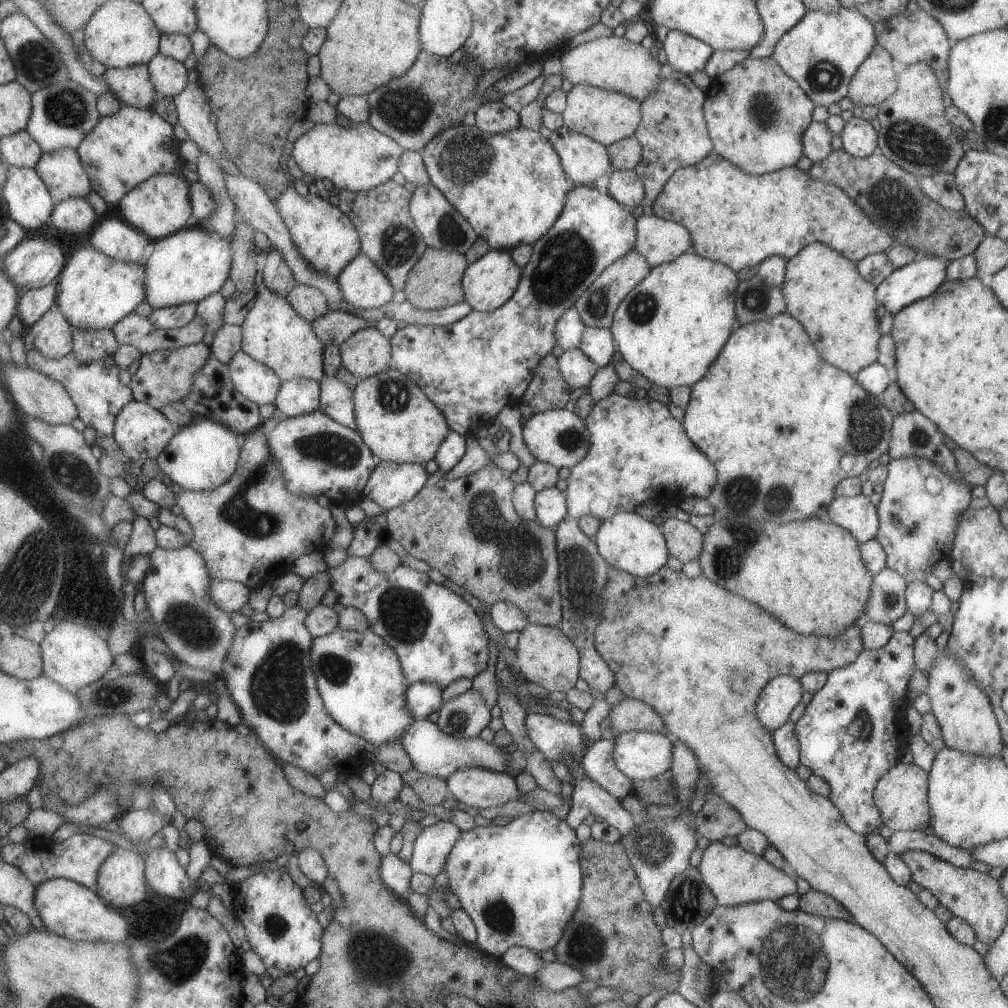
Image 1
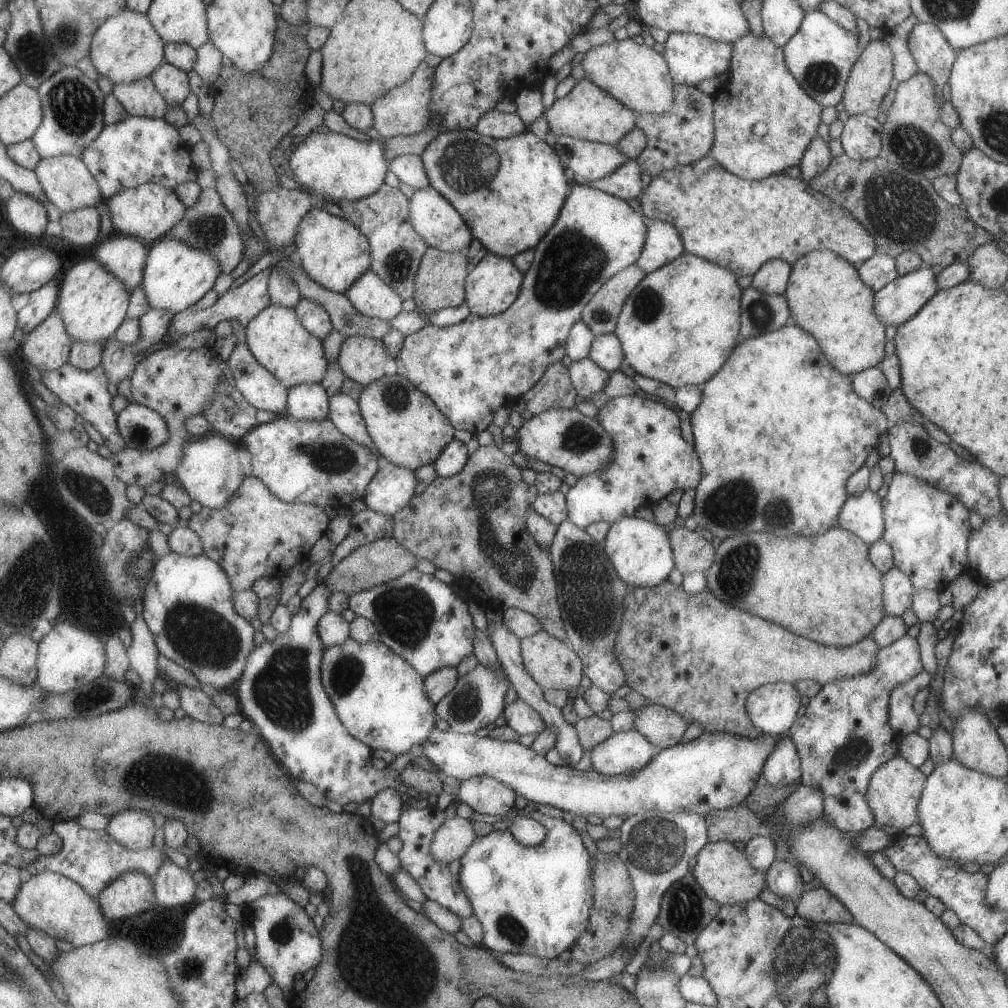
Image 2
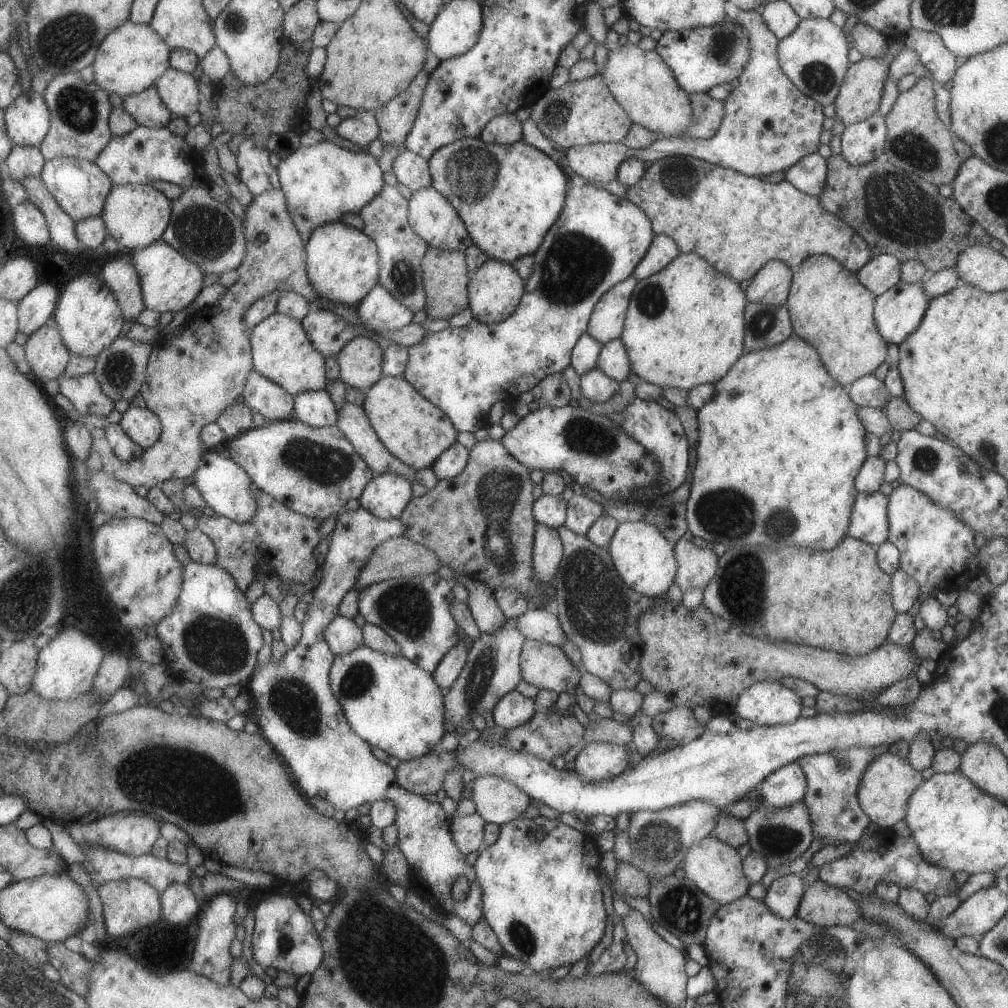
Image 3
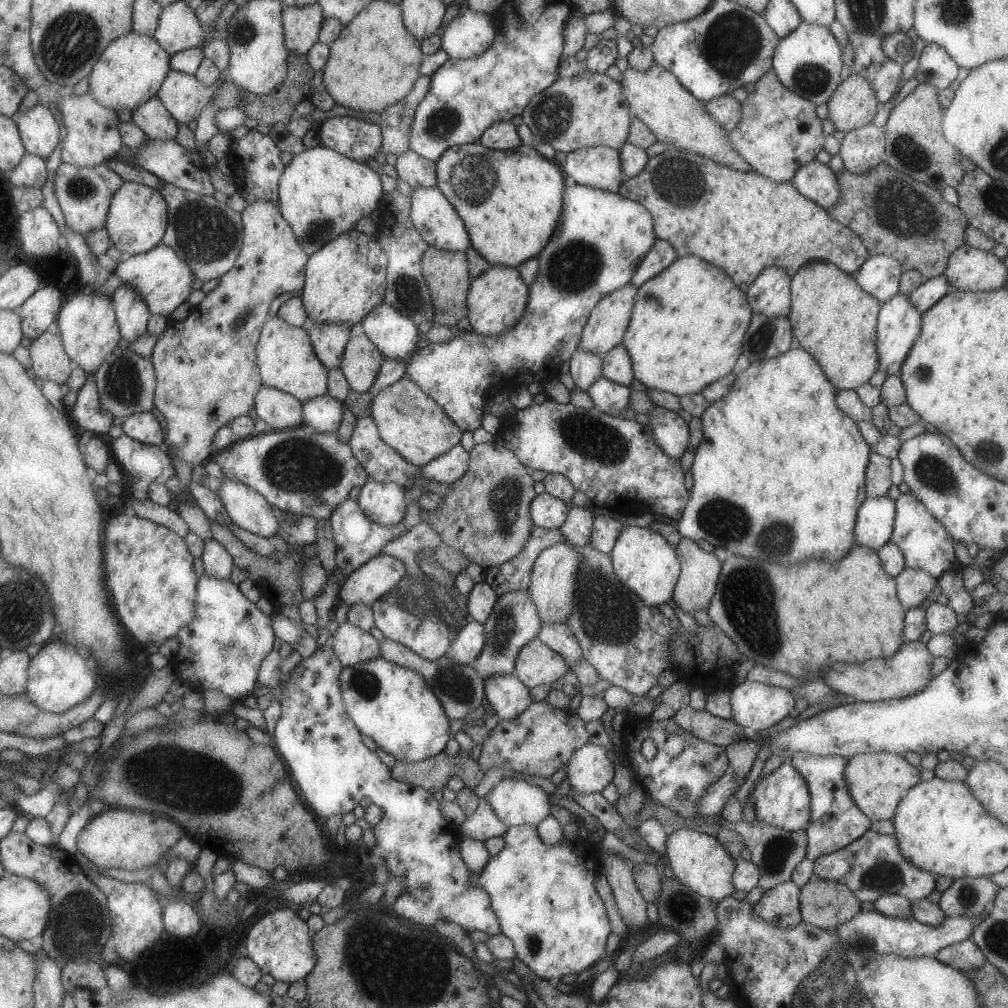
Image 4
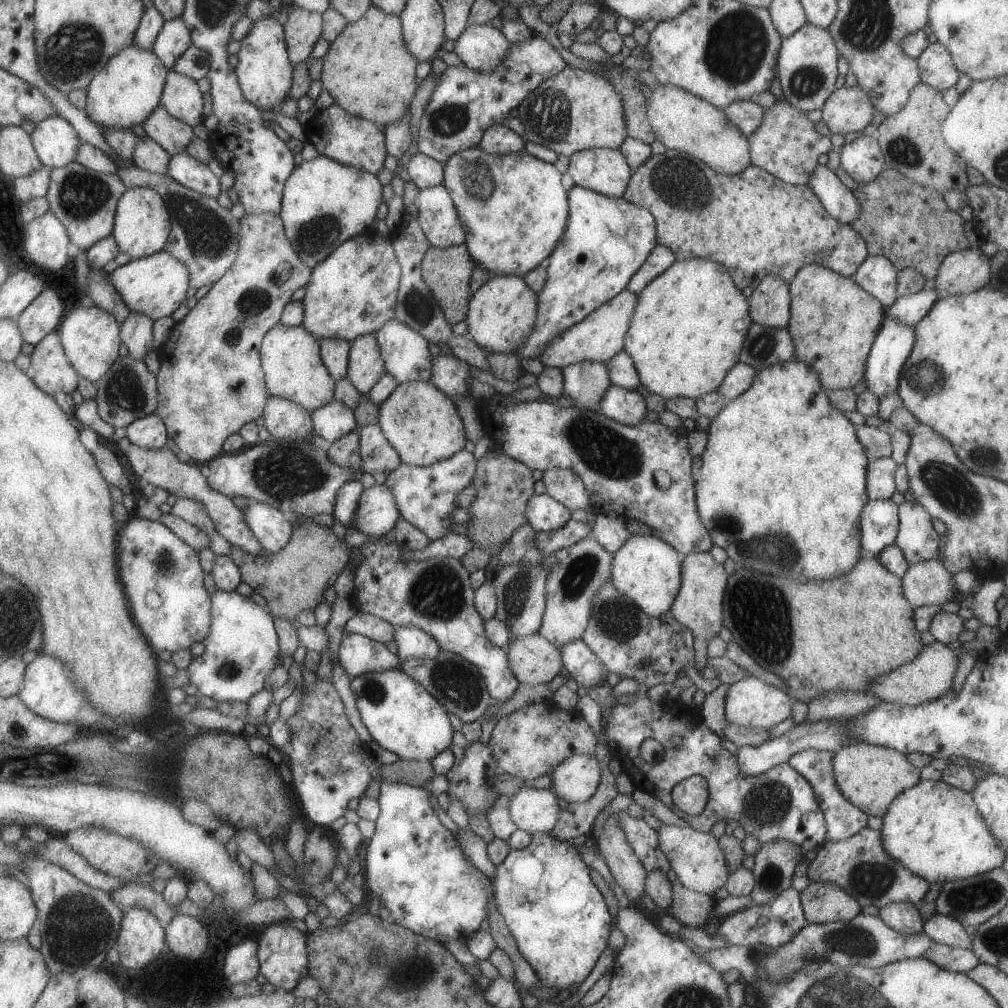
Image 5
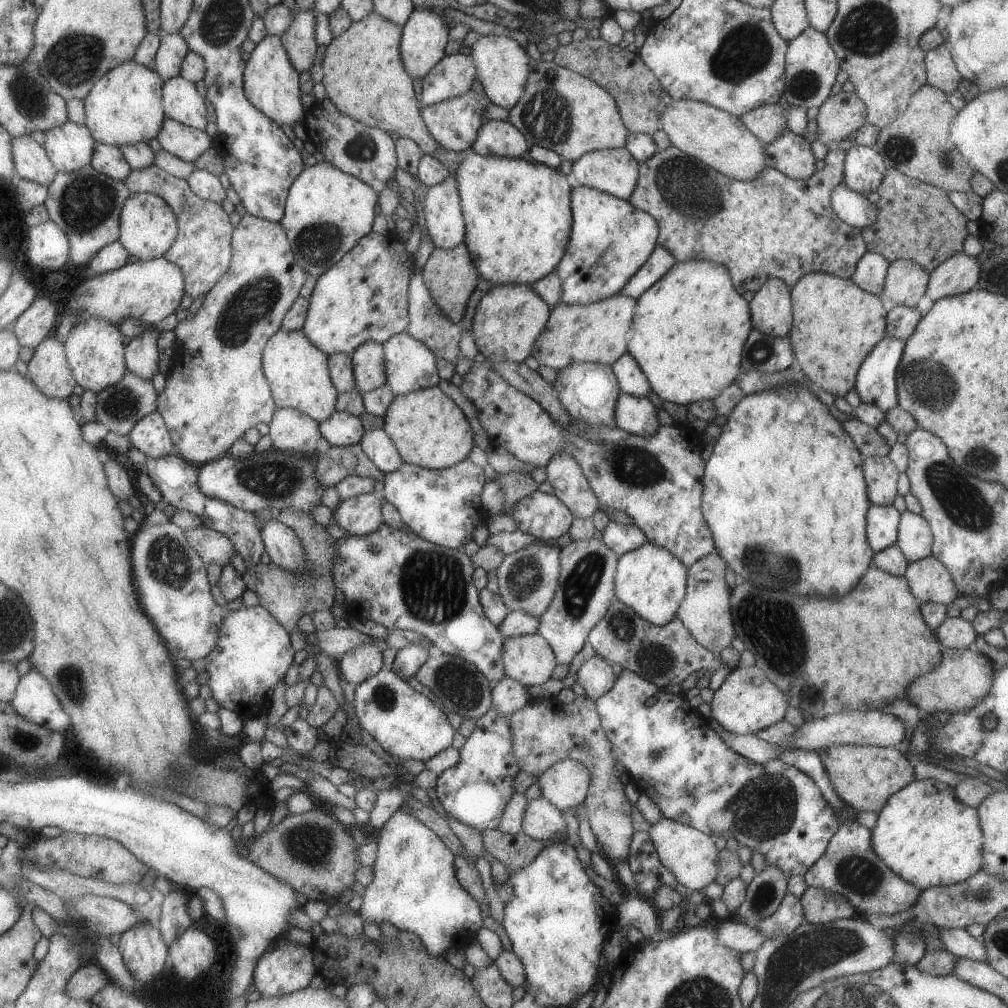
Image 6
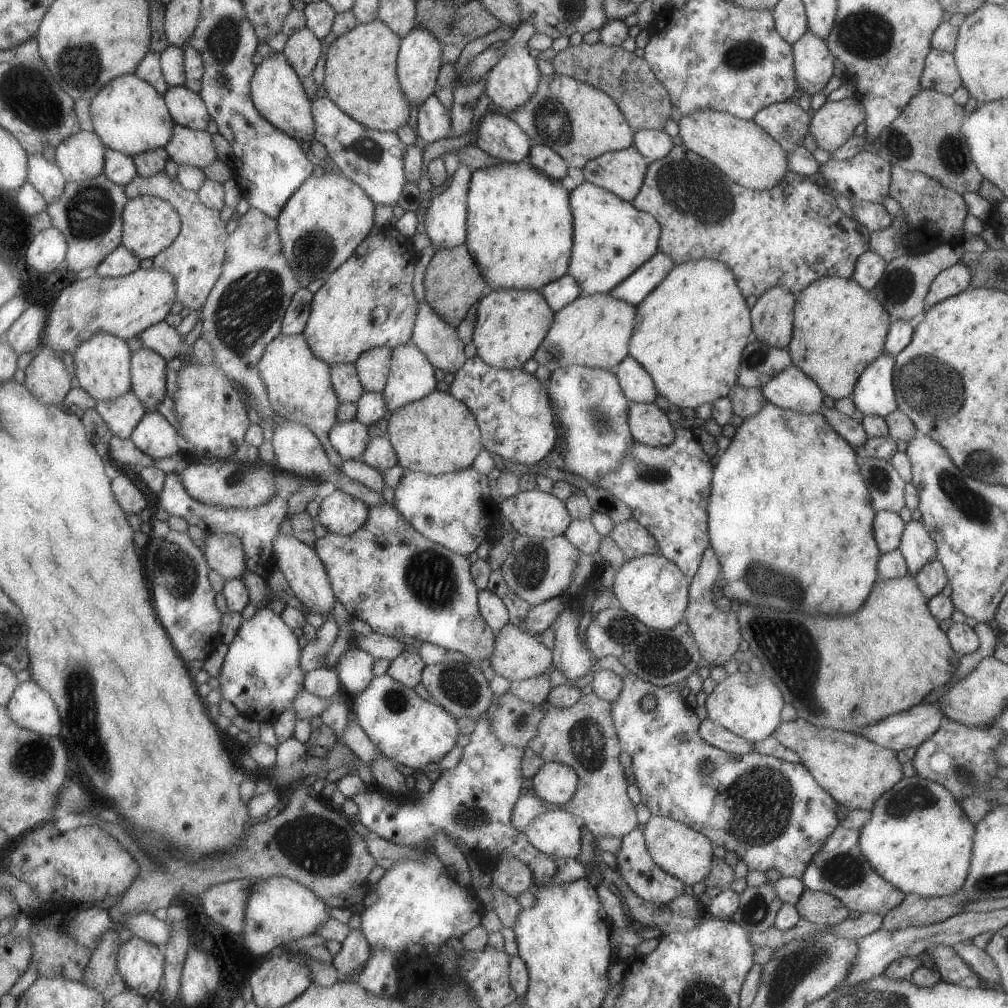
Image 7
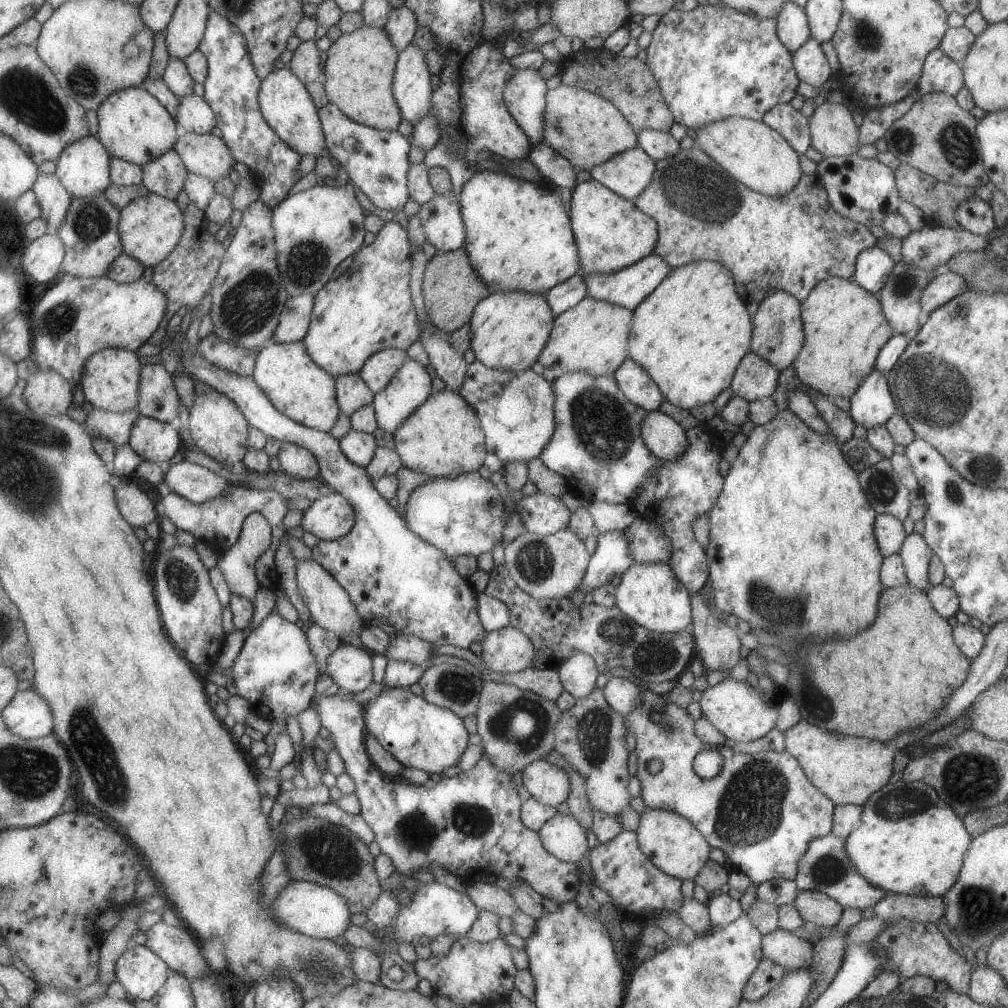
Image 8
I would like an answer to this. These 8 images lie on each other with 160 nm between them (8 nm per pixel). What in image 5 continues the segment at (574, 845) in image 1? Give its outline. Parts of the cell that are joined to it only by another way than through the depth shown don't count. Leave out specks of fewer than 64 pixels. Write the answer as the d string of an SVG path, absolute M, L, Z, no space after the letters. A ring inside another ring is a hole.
M533 833L527 846L521 850L510 849L495 870L492 897L496 909L504 918L519 954L531 966L538 982L560 990L569 988L571 984L581 986L595 966L597 957L607 947L607 936L615 919L589 879L588 866L581 860L576 847L570 841L558 841L547 833Z

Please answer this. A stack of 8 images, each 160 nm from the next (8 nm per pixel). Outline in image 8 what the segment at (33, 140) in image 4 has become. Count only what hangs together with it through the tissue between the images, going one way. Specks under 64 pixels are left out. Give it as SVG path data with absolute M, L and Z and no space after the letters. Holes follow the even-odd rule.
M90 135L63 150L56 174L71 195L91 197L112 184L110 158L96 136Z

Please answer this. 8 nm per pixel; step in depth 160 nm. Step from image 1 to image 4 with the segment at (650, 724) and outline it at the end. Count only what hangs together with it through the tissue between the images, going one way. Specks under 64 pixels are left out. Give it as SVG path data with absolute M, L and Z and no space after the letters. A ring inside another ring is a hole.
M689 704L676 710L672 719L684 731L720 747L742 740L745 730L731 719L715 718L704 710L693 710Z

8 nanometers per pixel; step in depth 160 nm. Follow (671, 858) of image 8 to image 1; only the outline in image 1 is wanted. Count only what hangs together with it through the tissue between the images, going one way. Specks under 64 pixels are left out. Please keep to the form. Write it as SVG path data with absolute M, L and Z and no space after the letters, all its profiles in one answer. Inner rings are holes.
M713 841L702 850L698 864L705 886L715 897L717 905L732 907L759 901L773 901L786 894L797 894L795 881L785 871L774 867L763 857L745 852L739 845L724 846Z

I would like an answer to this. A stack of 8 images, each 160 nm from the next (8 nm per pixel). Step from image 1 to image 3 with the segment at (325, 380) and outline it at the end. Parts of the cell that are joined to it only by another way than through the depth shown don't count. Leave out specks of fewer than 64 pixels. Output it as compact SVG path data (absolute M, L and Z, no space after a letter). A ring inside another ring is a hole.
M345 402L338 410L335 426L347 437L354 451L374 474L398 474L410 483L416 471L395 458L377 438L362 407Z

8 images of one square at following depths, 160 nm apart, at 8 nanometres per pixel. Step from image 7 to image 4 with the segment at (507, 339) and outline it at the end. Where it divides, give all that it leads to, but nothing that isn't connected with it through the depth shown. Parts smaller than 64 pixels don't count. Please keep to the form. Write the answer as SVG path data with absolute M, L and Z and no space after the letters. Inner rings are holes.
M490 265L489 270L470 281L466 296L470 330L486 337L503 334L513 328L524 313L527 299L528 286L516 268Z

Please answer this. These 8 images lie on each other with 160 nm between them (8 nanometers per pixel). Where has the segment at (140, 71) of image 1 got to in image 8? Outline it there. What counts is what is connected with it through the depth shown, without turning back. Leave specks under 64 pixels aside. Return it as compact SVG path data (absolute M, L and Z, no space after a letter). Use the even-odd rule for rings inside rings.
M180 131L173 150L188 173L207 178L211 183L219 178L228 178L229 170L234 166L225 142L210 133Z

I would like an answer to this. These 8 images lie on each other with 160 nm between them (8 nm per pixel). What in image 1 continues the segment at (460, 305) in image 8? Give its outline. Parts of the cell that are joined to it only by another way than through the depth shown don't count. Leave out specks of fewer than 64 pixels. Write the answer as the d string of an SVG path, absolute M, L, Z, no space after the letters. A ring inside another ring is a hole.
M425 247L419 260L411 267L404 282L404 294L416 309L440 309L464 301L461 279L468 262L464 254L448 253Z

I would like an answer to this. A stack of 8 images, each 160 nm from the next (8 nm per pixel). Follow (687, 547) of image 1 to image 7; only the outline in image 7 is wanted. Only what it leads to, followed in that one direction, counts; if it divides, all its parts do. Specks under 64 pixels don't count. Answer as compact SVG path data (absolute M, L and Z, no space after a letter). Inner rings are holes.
M707 546L703 550L697 572L689 580L688 604L683 619L699 648L702 659L711 663L711 666L714 667L729 661L732 658L731 656L738 651L738 646L742 642L736 614L731 610L721 612L713 605L715 598L713 598L712 587L719 576L721 576L719 560L717 560L717 556L710 546Z

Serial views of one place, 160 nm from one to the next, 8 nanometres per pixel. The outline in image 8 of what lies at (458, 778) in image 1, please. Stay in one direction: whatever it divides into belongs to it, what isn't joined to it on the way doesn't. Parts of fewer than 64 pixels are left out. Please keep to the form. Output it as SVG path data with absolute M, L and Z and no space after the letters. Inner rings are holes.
M556 813L536 833L544 850L558 860L577 864L587 854L586 832L570 814Z

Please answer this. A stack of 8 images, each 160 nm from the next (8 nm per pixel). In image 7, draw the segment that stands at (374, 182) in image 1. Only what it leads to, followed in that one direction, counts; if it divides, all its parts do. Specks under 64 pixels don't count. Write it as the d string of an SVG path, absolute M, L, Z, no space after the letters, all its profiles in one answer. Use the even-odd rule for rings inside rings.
M317 170L310 175L294 194L285 202L279 216L275 218L277 233L281 242L281 249L287 265L299 282L299 287L305 287L309 282L321 278L325 279L337 266L347 261L354 254L357 246L368 236L369 230L374 225L375 207L371 198L351 180L330 174L328 170Z

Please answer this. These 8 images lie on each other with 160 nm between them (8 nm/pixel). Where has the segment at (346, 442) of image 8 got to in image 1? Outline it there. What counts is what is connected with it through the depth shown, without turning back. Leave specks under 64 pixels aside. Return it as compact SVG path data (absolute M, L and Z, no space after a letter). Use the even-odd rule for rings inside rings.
M294 378L280 381L274 406L287 417L296 417L318 410L320 384L311 379Z

